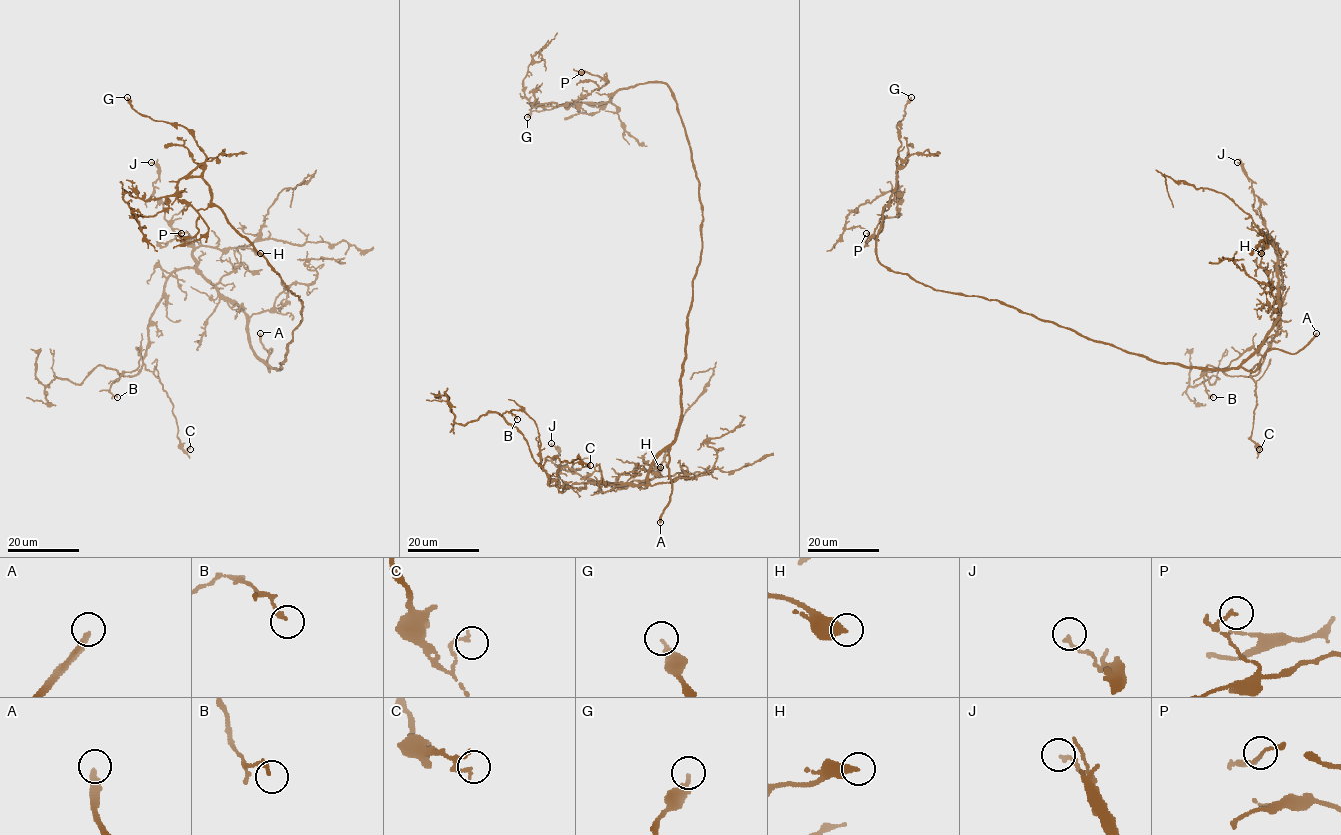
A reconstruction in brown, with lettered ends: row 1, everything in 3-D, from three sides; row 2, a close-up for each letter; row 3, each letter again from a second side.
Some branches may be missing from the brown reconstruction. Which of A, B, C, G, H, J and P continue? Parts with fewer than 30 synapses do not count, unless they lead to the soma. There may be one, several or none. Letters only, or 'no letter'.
A

